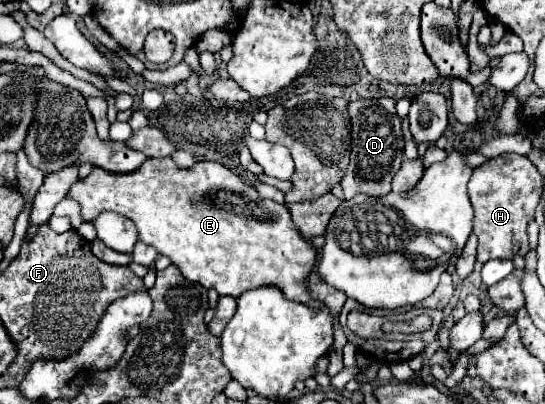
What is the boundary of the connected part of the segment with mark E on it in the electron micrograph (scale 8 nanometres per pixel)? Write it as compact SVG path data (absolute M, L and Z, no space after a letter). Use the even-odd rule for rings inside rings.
M147 158L139 170L129 174L93 168L89 176L77 178L67 192L67 198L81 206L81 218L85 222L95 220L101 212L117 212L127 216L137 226L141 242L171 258L189 282L199 282L205 288L217 288L219 296L227 294L237 298L249 288L275 284L289 300L311 304L315 308L321 306L321 302L313 300L305 288L305 278L315 266L317 250L297 232L287 206L261 198L251 184L243 182L233 170L219 162L195 162L193 168L179 168L171 158Z

